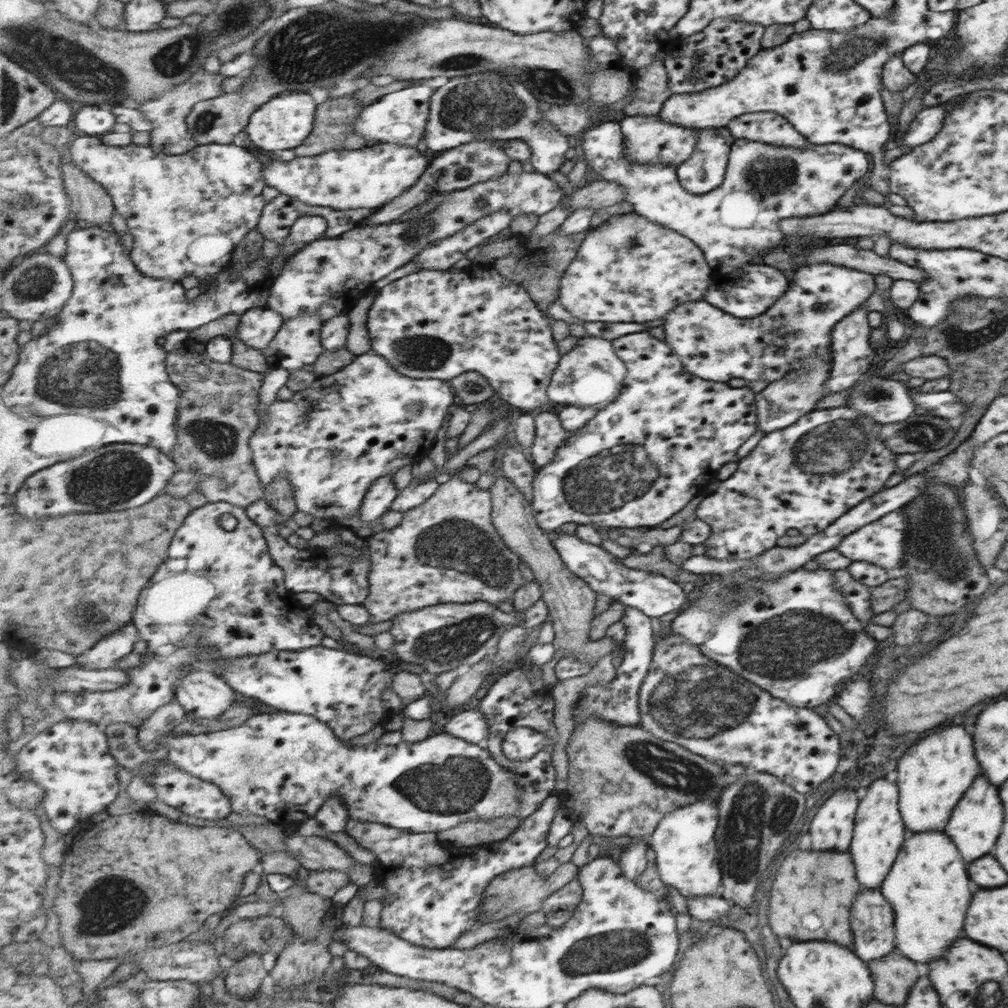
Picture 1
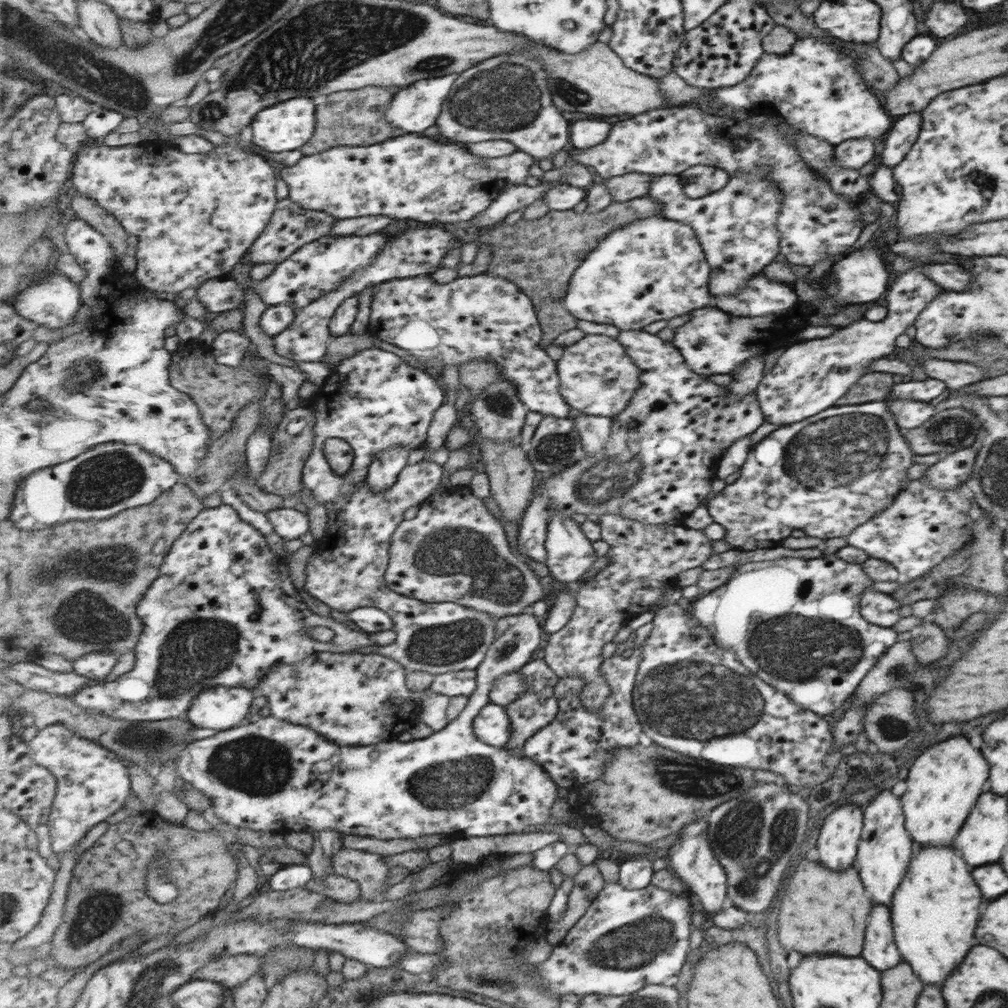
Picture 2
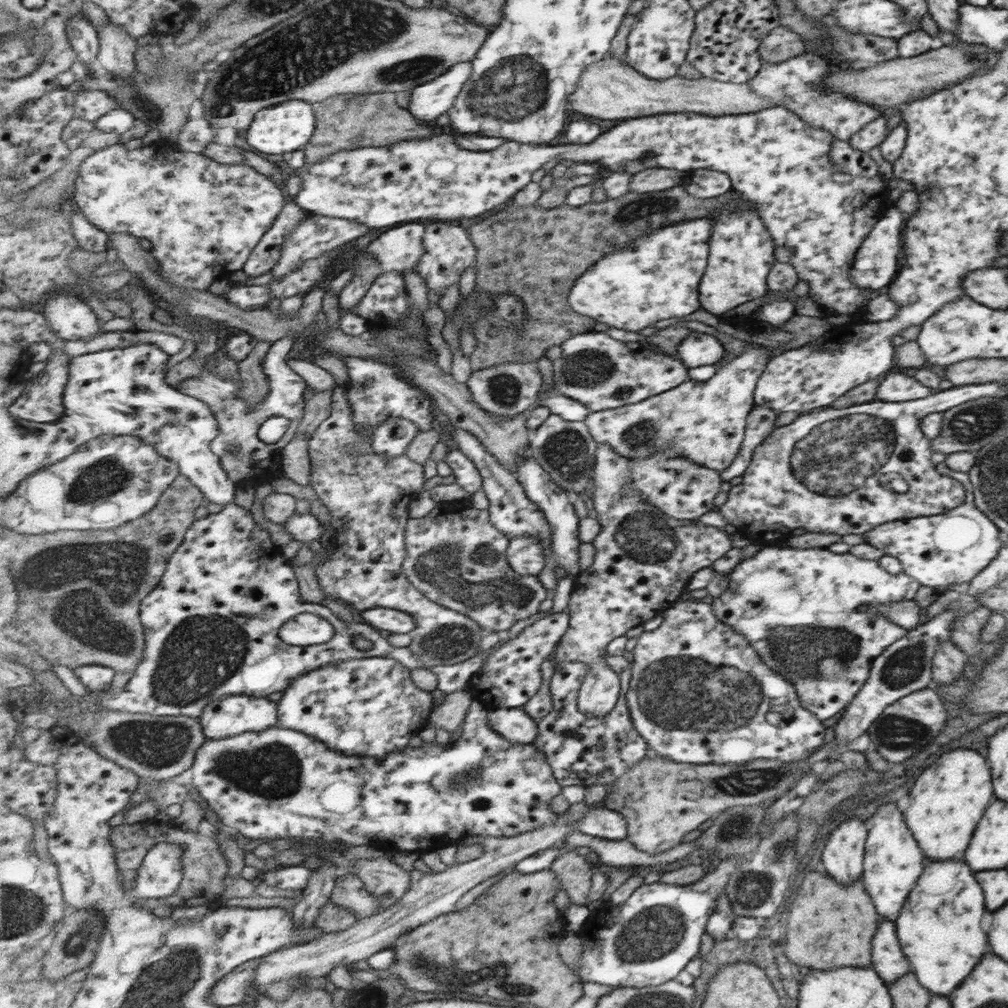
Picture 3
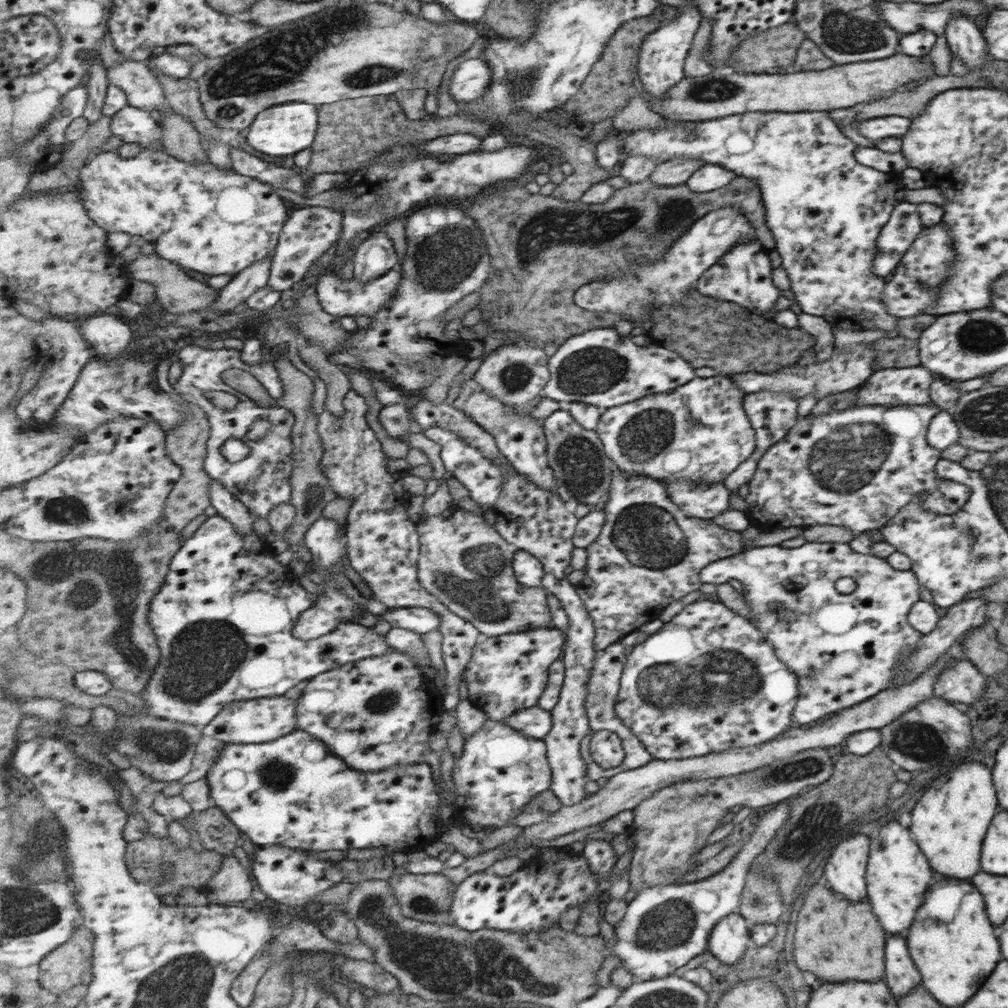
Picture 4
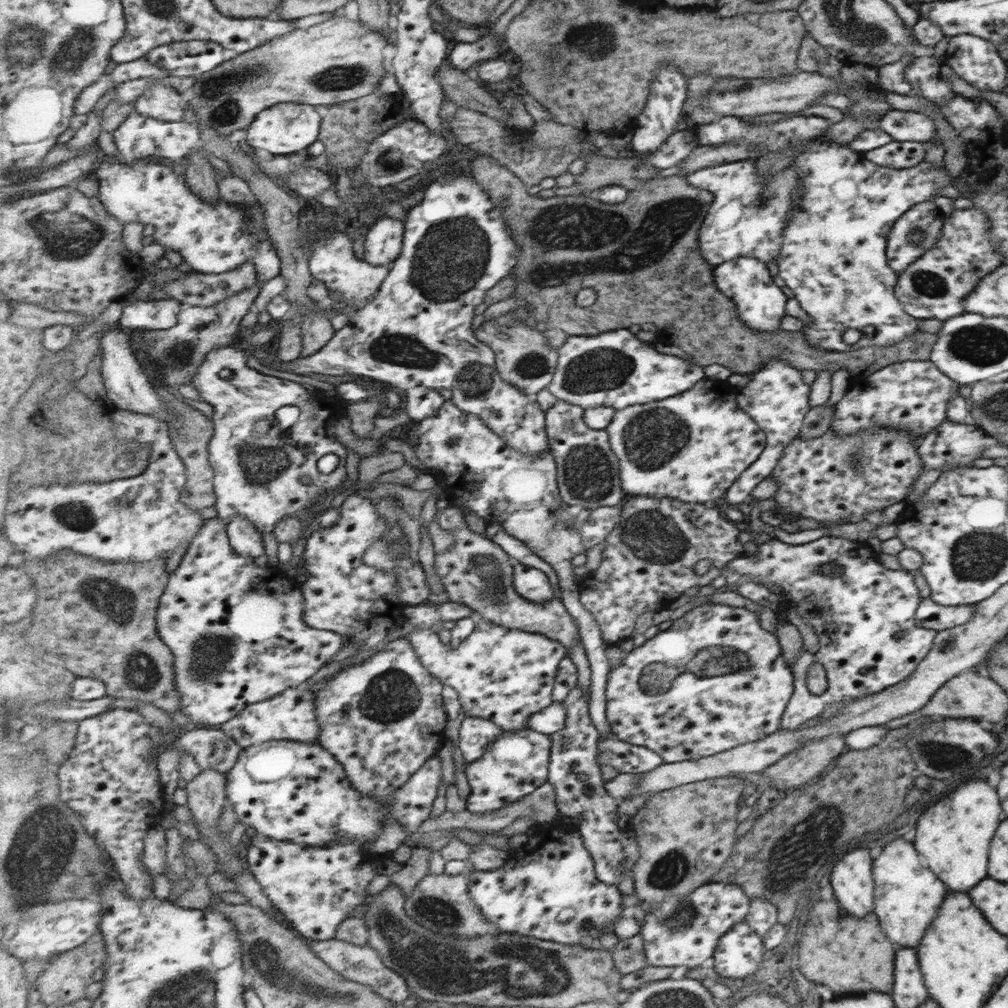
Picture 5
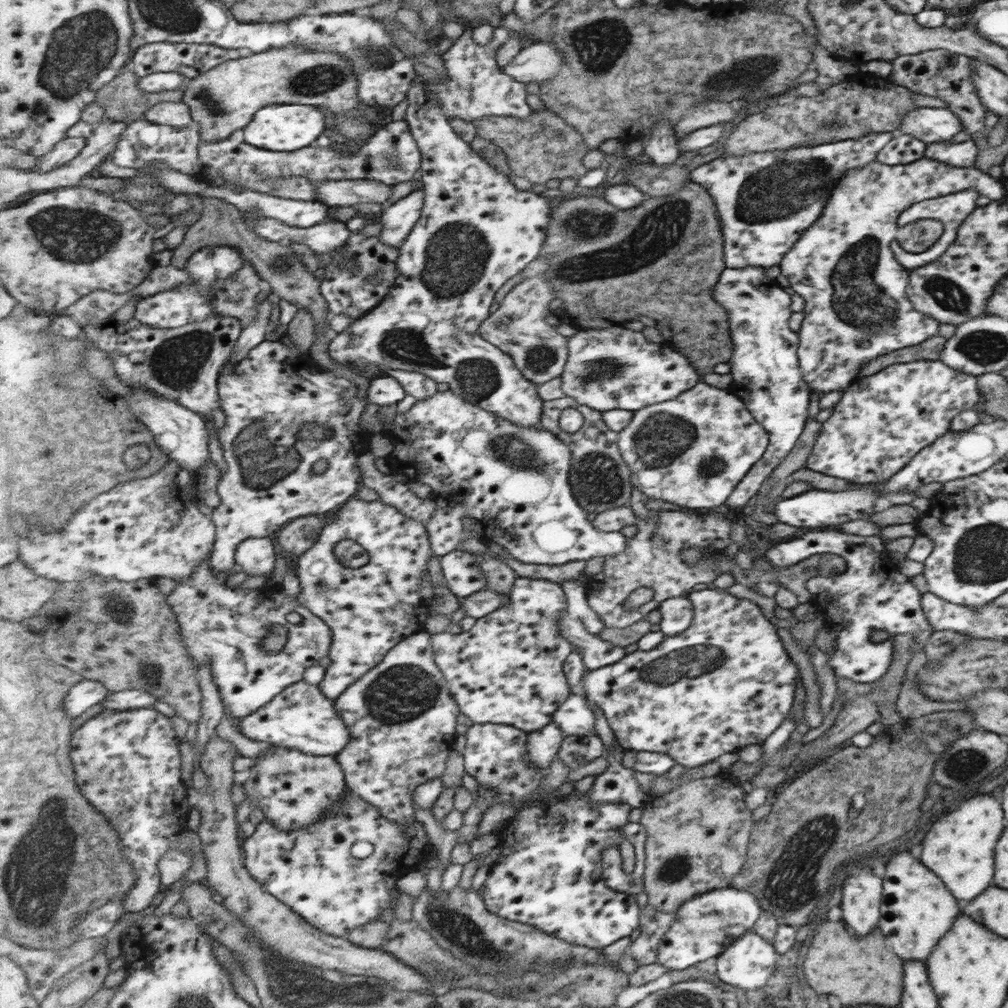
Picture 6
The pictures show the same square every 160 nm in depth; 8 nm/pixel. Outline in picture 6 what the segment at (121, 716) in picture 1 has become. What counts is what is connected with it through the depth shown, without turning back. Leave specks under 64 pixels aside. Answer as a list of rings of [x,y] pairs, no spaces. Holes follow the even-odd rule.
[[[212,555],[204,558],[196,572],[177,584],[176,588],[170,592],[167,601],[171,603],[172,610],[176,613],[176,619],[180,623],[181,637],[187,643],[188,653],[192,655],[196,666],[199,669],[204,664],[212,666],[212,673],[218,684],[225,712],[230,712],[235,718],[242,719],[263,709],[292,684],[303,681],[305,676],[303,672],[307,672],[307,668],[315,666],[321,658],[325,658],[330,653],[333,631],[322,618],[305,608],[298,601],[297,596],[291,598],[289,594],[285,594],[283,585],[279,588],[264,586],[253,589],[243,588],[240,585],[229,588],[227,575],[218,575],[211,566],[211,561]],[[291,612],[297,612],[303,618],[302,621],[297,624],[288,622],[287,614]],[[274,624],[283,625],[289,633],[284,649],[276,653],[268,644]]]

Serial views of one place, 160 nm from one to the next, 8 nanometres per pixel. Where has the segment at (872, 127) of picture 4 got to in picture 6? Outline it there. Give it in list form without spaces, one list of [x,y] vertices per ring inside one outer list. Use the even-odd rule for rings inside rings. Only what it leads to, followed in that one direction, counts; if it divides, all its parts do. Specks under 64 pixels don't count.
[[[917,107],[901,120],[896,133],[908,134],[926,144],[945,142],[960,131],[961,124],[952,110]]]

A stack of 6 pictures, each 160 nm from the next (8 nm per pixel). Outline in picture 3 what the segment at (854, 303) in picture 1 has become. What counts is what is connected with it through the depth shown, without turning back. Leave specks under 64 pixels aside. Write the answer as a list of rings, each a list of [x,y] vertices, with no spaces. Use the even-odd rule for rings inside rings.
[[[895,206],[889,207],[885,216],[881,220],[875,222],[875,226],[871,228],[869,234],[863,239],[863,246],[859,246],[853,256],[851,262],[851,270],[849,270],[849,281],[855,287],[863,288],[863,291],[879,290],[883,286],[889,284],[889,280],[893,280],[895,272],[897,272],[899,265],[895,260],[899,256],[901,250],[901,230],[905,230],[903,226],[903,216]],[[693,332],[680,342],[677,357],[684,363],[685,367],[695,368],[695,366],[716,364],[725,353],[724,346],[713,335]]]

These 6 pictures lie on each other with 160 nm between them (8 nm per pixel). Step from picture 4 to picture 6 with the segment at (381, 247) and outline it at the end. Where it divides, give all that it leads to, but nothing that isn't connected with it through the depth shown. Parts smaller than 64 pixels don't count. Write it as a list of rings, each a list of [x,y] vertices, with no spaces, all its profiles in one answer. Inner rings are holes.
[[[415,190],[387,207],[380,215],[380,239],[389,246],[400,246],[420,220],[425,191]]]

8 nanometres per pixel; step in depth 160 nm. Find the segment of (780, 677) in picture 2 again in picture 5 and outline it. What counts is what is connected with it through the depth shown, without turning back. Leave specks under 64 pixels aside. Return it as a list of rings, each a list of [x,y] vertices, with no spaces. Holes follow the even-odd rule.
[[[822,537],[790,546],[779,540],[769,540],[758,546],[755,555],[736,558],[724,569],[757,579],[761,585],[777,586],[781,601],[786,601],[796,609],[796,614],[804,616],[816,633],[817,651],[808,653],[803,649],[790,666],[795,692],[784,709],[781,729],[809,726],[813,718],[821,718],[835,702],[862,698],[899,684],[915,672],[935,640],[936,631],[915,622],[920,602],[911,572],[879,566],[865,541]],[[829,562],[841,566],[839,576],[831,577],[817,571],[819,566]],[[897,632],[904,633],[897,636]],[[813,662],[821,664],[825,671],[827,687],[821,695],[813,695],[805,687],[805,672]]]

